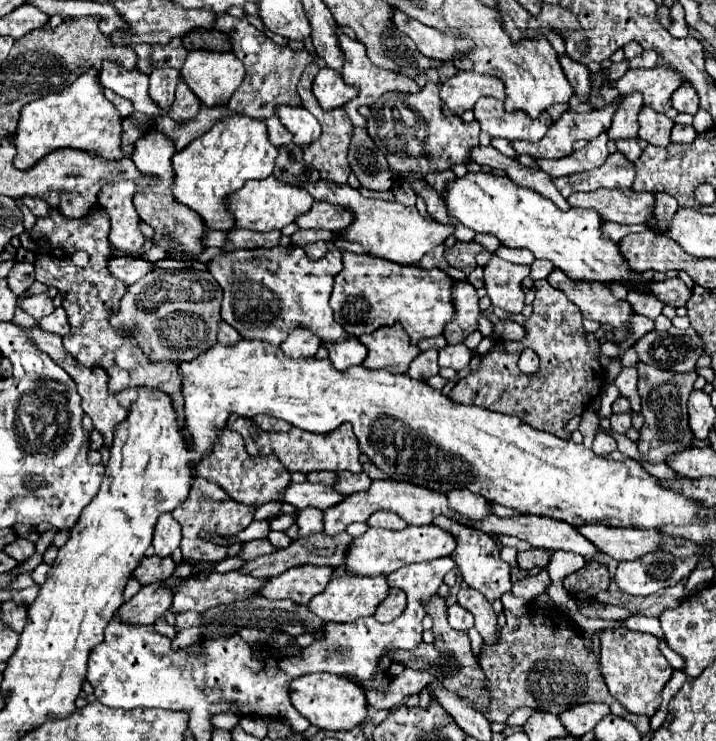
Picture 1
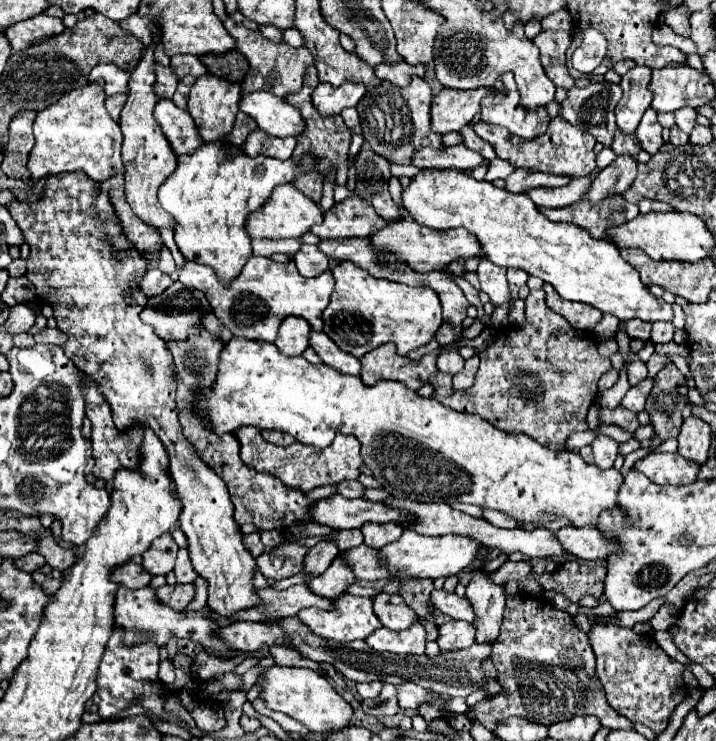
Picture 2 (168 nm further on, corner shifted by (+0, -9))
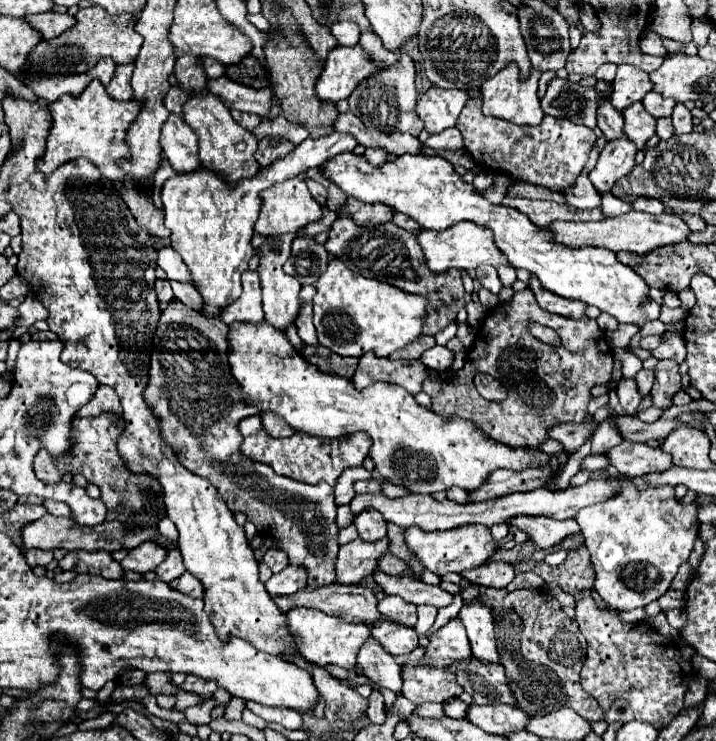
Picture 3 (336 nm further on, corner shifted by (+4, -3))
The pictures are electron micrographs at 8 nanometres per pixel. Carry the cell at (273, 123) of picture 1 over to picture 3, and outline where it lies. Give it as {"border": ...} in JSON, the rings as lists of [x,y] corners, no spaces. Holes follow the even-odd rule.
{"border":[[[262,138],[258,142],[258,150],[256,150],[256,160],[260,166],[270,166],[272,162],[276,162],[278,158],[284,158],[286,154],[290,154],[294,150],[294,144],[288,140],[280,140],[276,146],[270,146],[268,142],[270,138]]]}

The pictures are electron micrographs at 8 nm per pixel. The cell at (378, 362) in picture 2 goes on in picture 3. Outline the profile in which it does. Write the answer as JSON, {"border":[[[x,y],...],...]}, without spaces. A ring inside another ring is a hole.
{"border":[[[364,354],[354,374],[354,386],[356,390],[364,390],[374,382],[392,382],[406,388],[410,394],[418,394],[422,390],[424,378],[428,378],[428,372],[420,360],[416,360],[416,364],[406,364],[402,360]]]}

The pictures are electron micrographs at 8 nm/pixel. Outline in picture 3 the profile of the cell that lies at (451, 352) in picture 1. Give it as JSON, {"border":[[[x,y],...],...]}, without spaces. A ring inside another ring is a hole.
{"border":[[[434,346],[430,350],[426,350],[422,356],[420,356],[420,362],[428,368],[428,370],[446,370],[450,368],[454,360],[454,354],[446,348],[446,346]]]}

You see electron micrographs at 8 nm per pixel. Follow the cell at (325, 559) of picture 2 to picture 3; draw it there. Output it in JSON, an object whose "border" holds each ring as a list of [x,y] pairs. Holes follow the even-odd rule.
{"border":[[[288,566],[282,572],[274,574],[268,582],[266,582],[266,592],[272,598],[278,596],[290,596],[296,594],[298,590],[302,590],[306,586],[306,570],[304,568],[296,568],[296,566]]]}

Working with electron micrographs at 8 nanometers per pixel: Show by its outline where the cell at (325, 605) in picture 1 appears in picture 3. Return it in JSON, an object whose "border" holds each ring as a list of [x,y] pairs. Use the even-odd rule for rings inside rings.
{"border":[[[292,608],[286,614],[288,622],[290,622],[290,630],[296,636],[300,654],[316,666],[340,666],[346,670],[354,670],[356,666],[356,656],[360,646],[366,642],[366,638],[370,636],[370,626],[366,624],[348,624],[342,618],[324,614],[320,610],[308,610],[308,608]]]}

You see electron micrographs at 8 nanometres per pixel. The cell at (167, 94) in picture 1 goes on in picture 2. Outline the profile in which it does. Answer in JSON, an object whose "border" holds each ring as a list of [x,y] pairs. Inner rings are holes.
{"border":[[[170,98],[158,100],[158,104],[154,108],[154,118],[162,126],[162,132],[170,140],[176,156],[190,154],[200,146],[202,138],[196,132],[196,124],[194,124],[192,116],[188,112],[176,108],[176,104]]]}

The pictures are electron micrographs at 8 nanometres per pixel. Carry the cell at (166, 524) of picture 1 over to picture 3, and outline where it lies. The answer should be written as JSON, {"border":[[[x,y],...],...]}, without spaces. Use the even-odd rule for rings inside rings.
{"border":[[[144,542],[136,550],[130,550],[128,556],[120,562],[120,566],[124,570],[134,570],[134,572],[144,570],[144,572],[148,572],[148,570],[154,570],[164,560],[166,554],[168,552],[162,546],[158,546],[154,542]]]}

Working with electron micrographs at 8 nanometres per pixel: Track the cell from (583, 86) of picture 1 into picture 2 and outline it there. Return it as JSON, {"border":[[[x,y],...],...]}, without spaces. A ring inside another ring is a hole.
{"border":[[[546,30],[546,32],[540,32],[532,42],[540,48],[542,66],[548,78],[560,88],[566,88],[566,90],[574,88],[576,82],[566,70],[566,56],[564,56],[570,46],[570,32]]]}

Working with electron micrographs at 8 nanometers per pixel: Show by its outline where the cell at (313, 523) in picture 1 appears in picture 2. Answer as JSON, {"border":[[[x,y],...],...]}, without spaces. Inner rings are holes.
{"border":[[[296,540],[284,542],[284,544],[272,548],[270,552],[260,554],[256,558],[256,566],[266,578],[282,580],[282,578],[302,572],[306,552],[308,552],[308,548],[298,544]]]}

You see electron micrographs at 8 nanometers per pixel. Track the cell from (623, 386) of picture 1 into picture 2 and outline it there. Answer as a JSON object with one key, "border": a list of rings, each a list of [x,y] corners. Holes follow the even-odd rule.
{"border":[[[630,356],[630,364],[628,364],[628,382],[630,384],[638,384],[646,378],[646,364],[640,362],[638,356]]]}

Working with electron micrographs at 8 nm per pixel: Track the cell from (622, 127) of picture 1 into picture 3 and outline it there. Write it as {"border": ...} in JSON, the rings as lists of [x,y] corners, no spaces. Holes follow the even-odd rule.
{"border":[[[630,64],[618,66],[618,72],[612,84],[614,84],[614,92],[610,94],[610,98],[618,110],[624,110],[636,100],[642,100],[644,94],[652,90],[652,82],[648,74]]]}

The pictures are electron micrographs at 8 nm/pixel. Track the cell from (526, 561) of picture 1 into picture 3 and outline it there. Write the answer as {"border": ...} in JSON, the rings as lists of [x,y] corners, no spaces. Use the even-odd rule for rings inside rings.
{"border":[[[488,562],[476,570],[464,570],[460,576],[476,586],[506,588],[514,580],[514,568],[506,562]]]}

